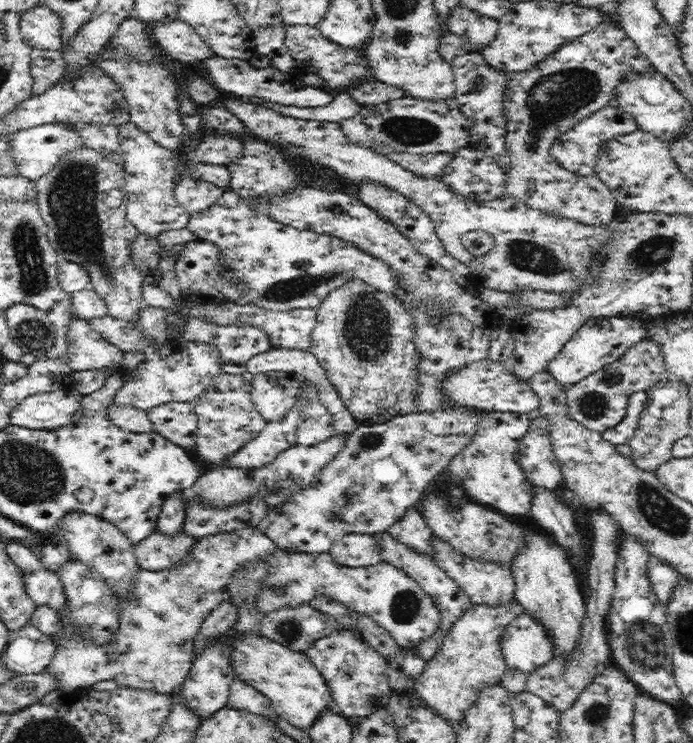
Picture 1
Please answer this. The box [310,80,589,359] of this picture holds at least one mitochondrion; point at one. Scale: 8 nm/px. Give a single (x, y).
(529, 256)

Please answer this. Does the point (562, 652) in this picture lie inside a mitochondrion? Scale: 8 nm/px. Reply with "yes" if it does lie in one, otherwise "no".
no

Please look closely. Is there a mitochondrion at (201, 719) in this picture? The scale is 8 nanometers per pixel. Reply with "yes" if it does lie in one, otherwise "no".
no

